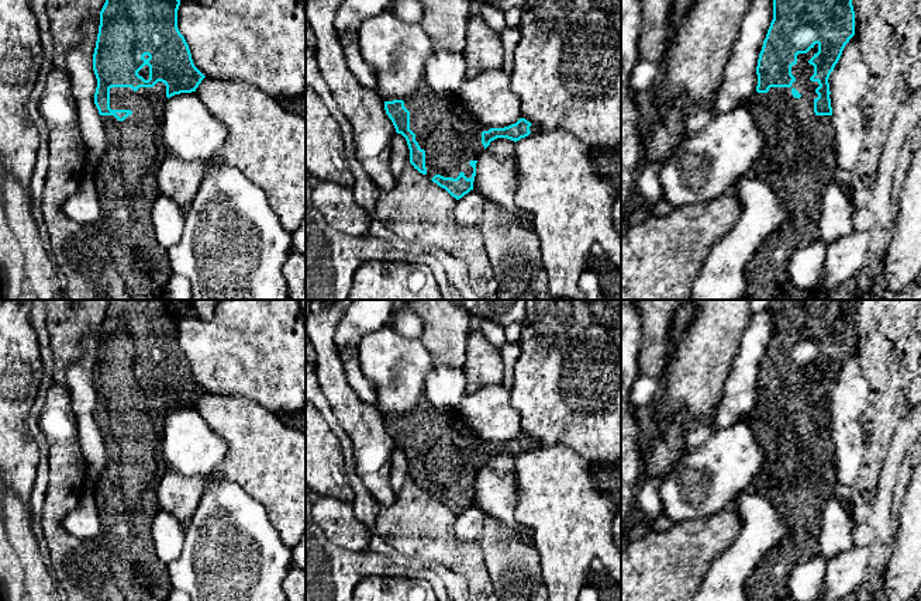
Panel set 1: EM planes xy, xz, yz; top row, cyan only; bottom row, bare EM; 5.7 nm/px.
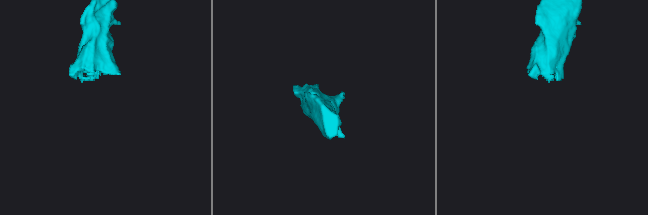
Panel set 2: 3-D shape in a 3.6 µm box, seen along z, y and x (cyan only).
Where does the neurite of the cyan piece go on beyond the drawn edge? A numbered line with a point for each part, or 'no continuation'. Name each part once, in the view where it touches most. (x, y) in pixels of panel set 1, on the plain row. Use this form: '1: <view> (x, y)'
1: yz (800, 472)

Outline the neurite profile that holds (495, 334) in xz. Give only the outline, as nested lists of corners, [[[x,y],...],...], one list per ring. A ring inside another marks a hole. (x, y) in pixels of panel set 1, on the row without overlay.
[[[487,320],[475,321],[473,328],[477,328],[493,346],[501,348],[507,345],[504,327],[489,322]]]

